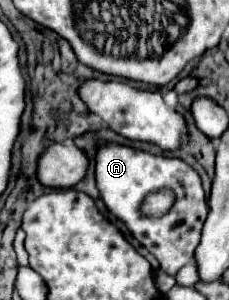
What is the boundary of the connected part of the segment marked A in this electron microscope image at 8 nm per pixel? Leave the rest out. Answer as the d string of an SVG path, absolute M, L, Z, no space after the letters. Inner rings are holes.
M98 142L94 174L100 198L104 200L110 214L114 214L128 226L132 236L160 262L160 270L174 276L182 266L194 260L194 248L200 242L200 232L208 214L208 204L202 188L202 178L190 164L186 164L182 158L134 150L116 142ZM158 188L174 190L176 204L162 218L142 218L138 206L142 204L148 192Z

